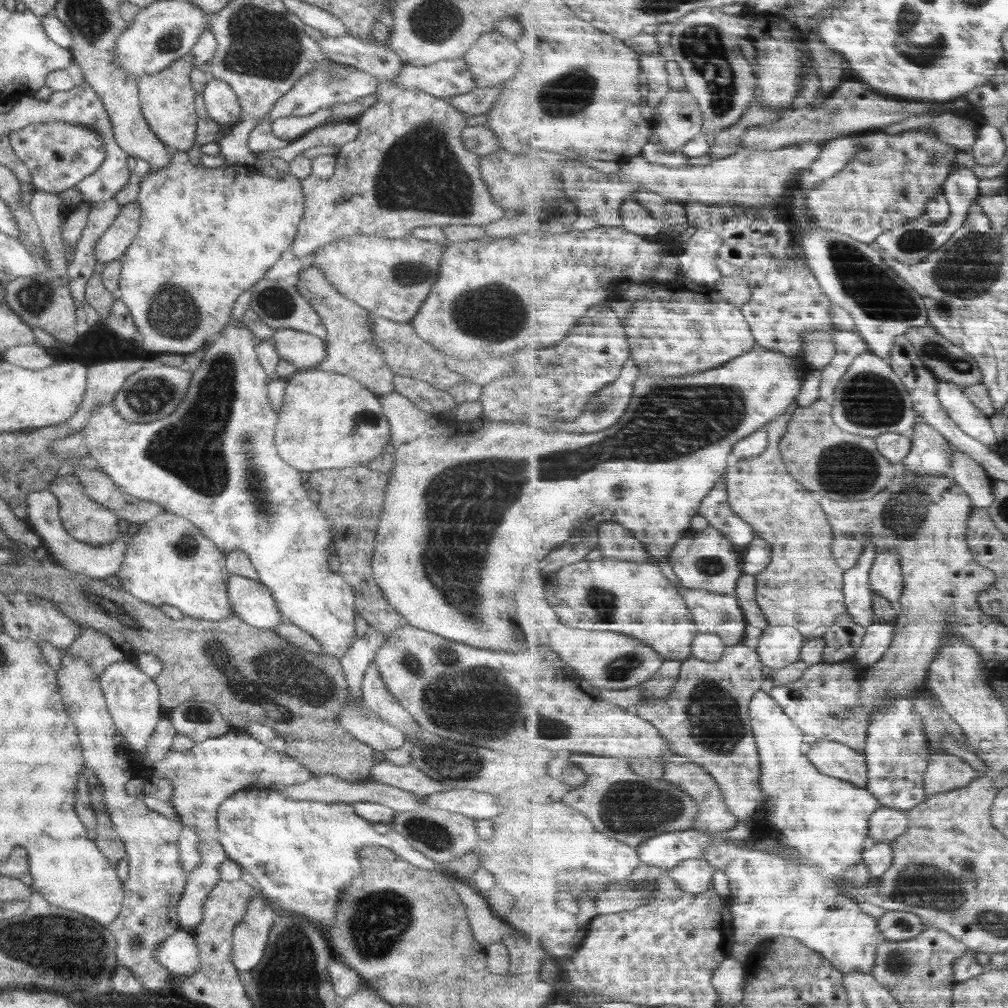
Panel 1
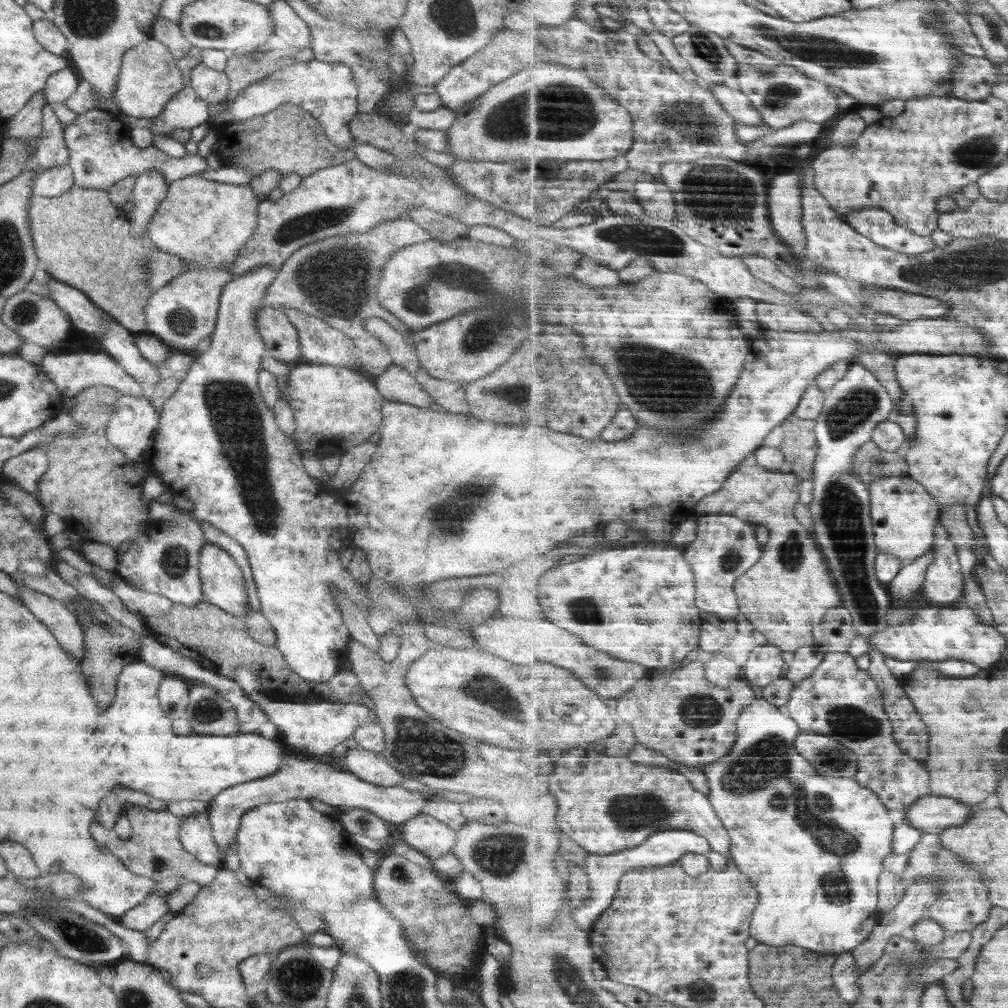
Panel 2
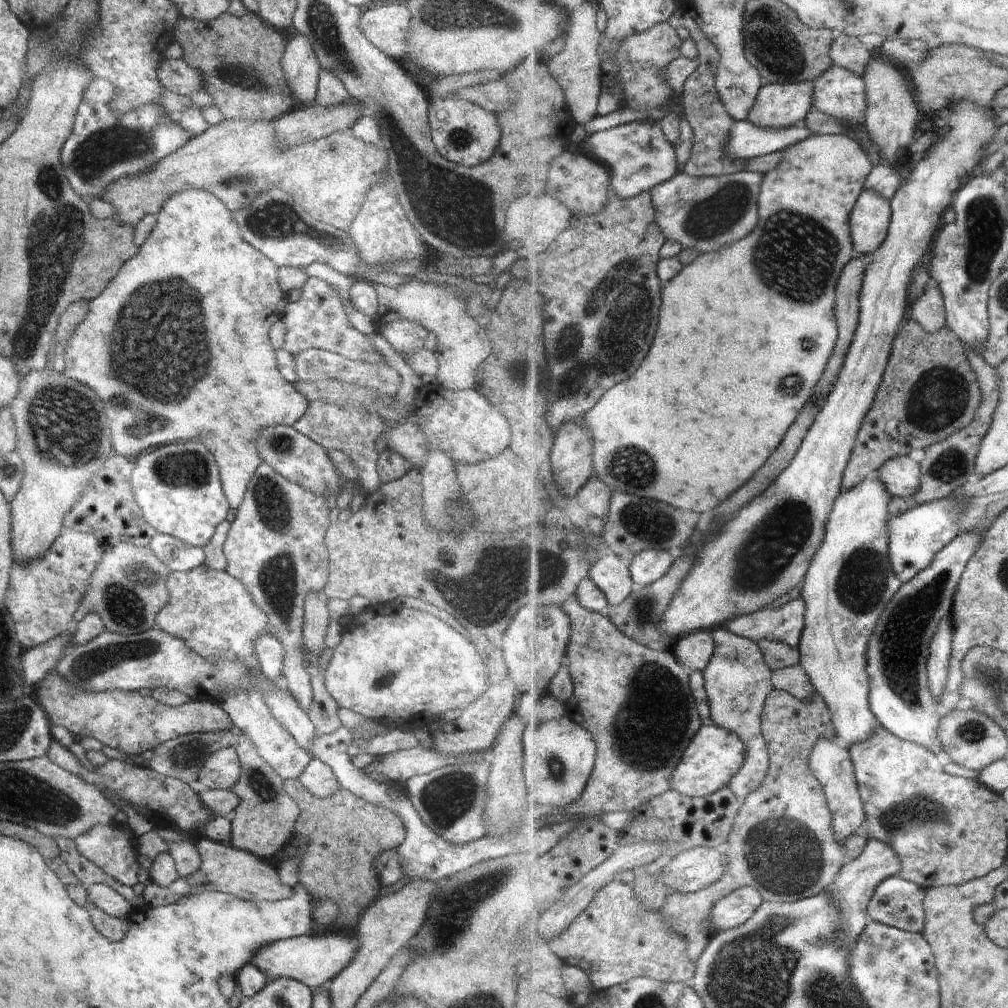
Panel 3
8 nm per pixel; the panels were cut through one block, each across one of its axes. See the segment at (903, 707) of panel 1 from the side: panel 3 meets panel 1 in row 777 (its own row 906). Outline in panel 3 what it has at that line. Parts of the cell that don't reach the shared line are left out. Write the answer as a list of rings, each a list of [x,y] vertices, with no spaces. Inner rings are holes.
[[[899,875],[886,880],[876,891],[869,916],[890,927],[924,934],[927,928],[927,890]]]

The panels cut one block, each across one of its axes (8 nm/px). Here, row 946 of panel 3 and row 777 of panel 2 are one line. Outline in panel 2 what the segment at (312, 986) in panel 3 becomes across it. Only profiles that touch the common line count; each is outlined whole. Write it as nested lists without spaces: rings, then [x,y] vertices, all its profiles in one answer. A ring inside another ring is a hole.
[[[286,755],[280,770],[275,772],[274,776],[221,790],[209,804],[203,806],[204,812],[208,814],[219,853],[224,855],[228,849],[235,848],[239,820],[247,811],[263,803],[278,803],[294,798],[315,799],[346,810],[363,809],[376,814],[384,821],[402,824],[422,814],[422,810],[430,802],[438,802],[439,797],[418,793],[417,790],[406,790],[400,786],[377,786],[359,780],[350,772],[341,771],[334,764],[323,763],[321,759],[301,760],[293,755]]]

